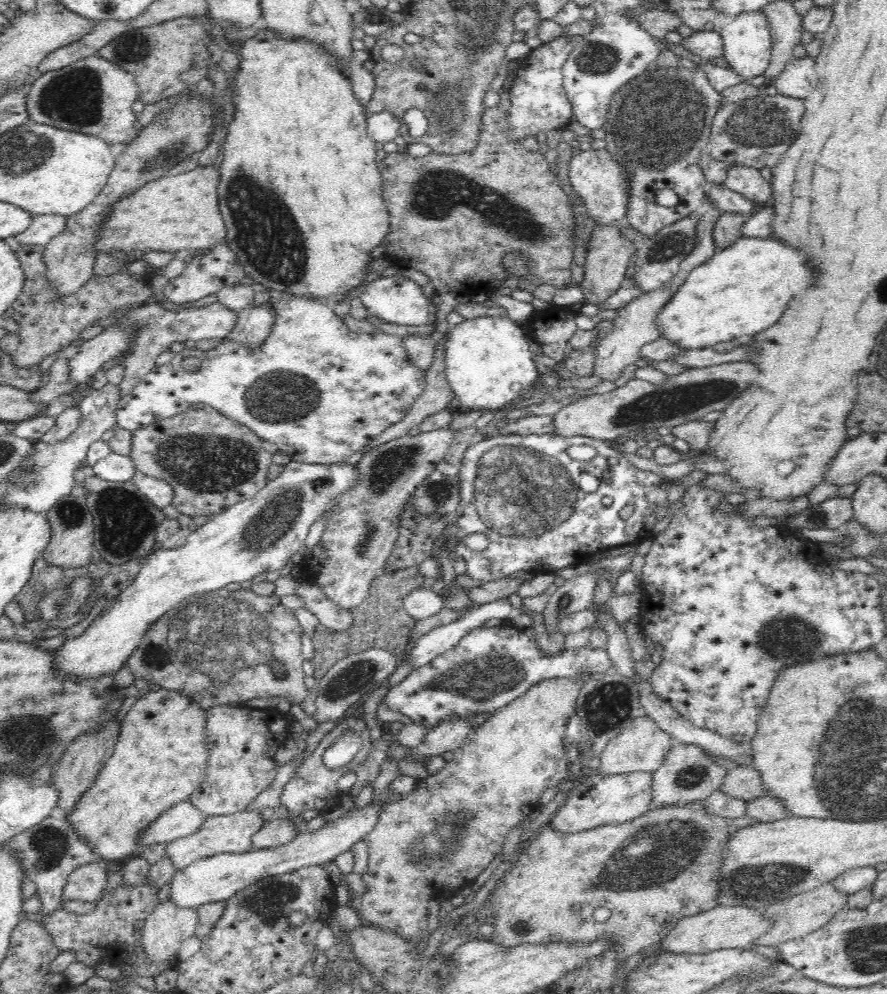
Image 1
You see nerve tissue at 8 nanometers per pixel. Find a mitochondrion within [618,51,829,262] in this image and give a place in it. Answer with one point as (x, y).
(760, 126)

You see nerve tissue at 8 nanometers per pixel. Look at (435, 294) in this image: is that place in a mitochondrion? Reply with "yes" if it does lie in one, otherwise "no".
no

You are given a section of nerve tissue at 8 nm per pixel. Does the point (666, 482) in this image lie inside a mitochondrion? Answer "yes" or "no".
no

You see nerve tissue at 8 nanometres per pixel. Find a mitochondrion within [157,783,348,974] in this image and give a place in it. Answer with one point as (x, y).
(270, 903)

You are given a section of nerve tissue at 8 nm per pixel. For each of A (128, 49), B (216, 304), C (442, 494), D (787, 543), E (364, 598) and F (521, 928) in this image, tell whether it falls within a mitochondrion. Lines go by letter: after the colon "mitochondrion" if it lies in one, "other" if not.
A: mitochondrion
B: other
C: mitochondrion
D: other
E: other
F: other

